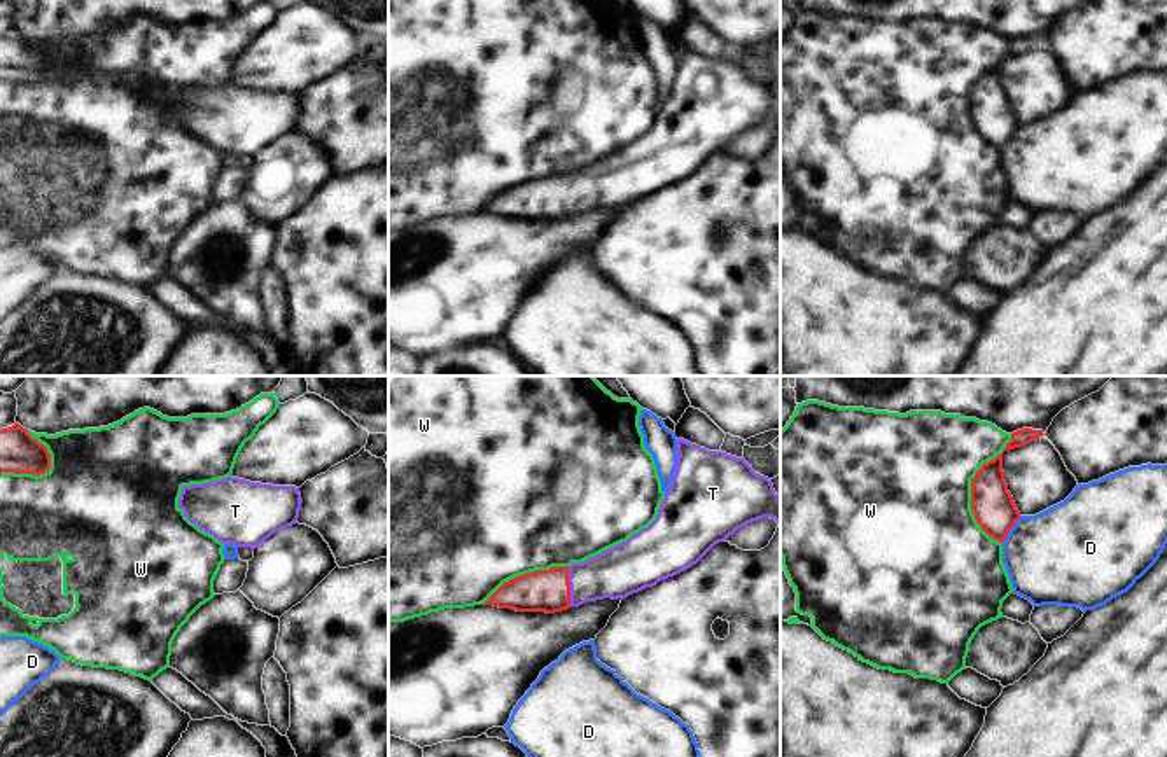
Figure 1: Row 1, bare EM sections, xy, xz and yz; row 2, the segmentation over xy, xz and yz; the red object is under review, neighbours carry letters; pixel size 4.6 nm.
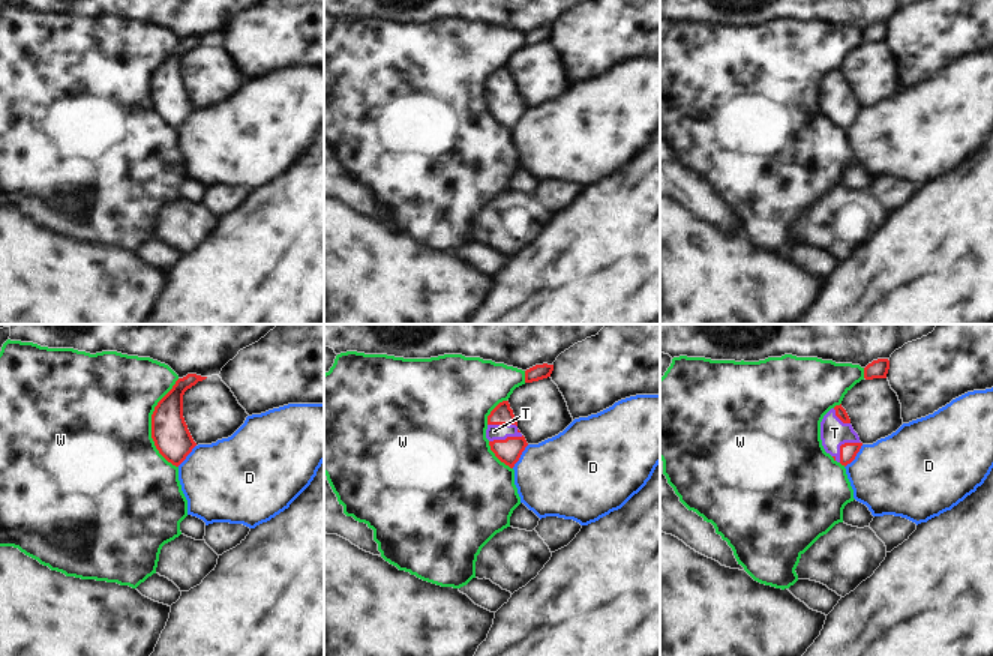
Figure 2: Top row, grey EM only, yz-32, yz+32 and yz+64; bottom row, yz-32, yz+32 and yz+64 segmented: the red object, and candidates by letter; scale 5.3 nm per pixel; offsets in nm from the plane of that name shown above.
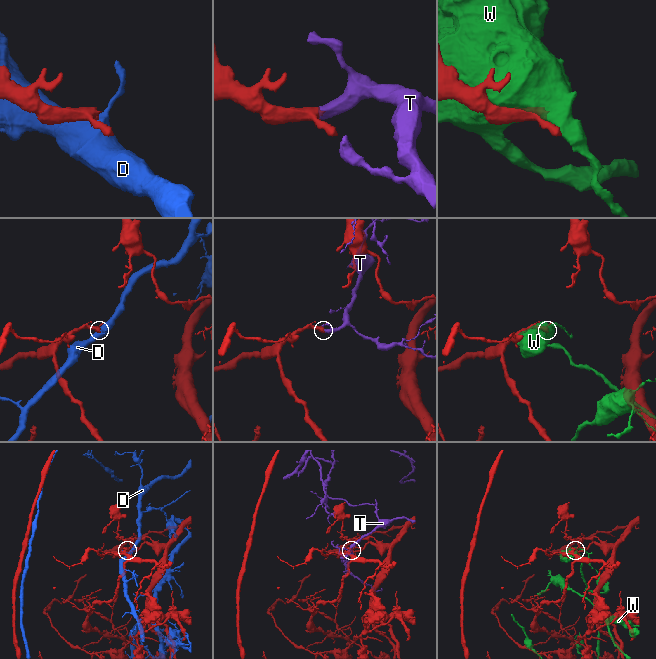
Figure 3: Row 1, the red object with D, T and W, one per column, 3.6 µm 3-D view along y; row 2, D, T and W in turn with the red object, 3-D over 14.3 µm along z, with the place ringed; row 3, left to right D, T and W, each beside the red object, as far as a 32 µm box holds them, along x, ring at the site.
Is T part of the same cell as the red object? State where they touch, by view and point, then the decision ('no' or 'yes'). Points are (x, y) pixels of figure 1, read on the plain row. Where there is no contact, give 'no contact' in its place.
contact xz (569, 194); yes

